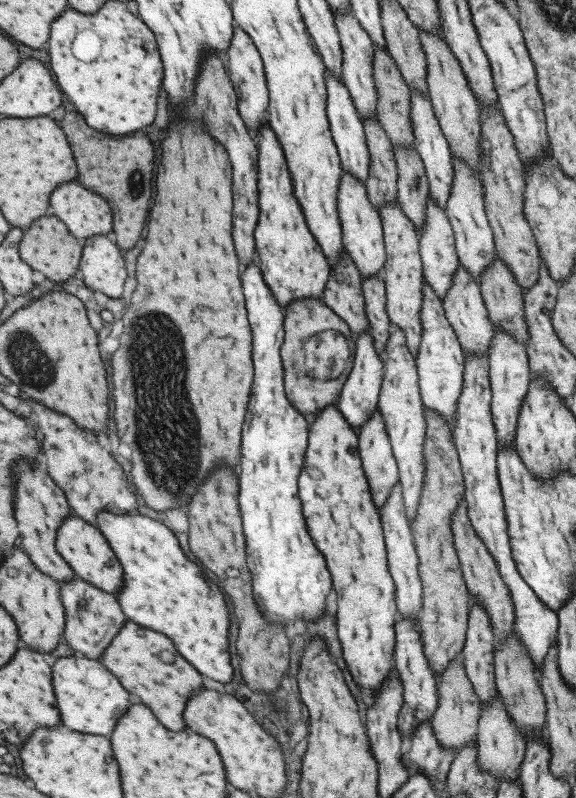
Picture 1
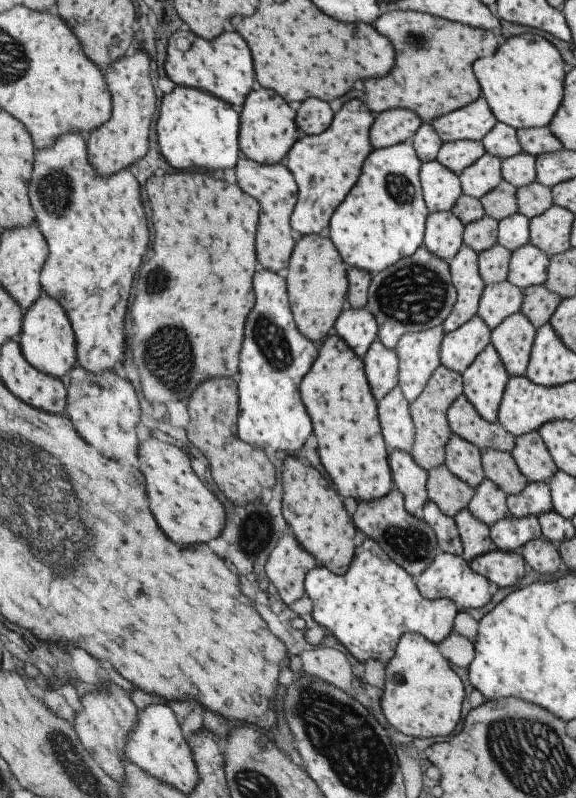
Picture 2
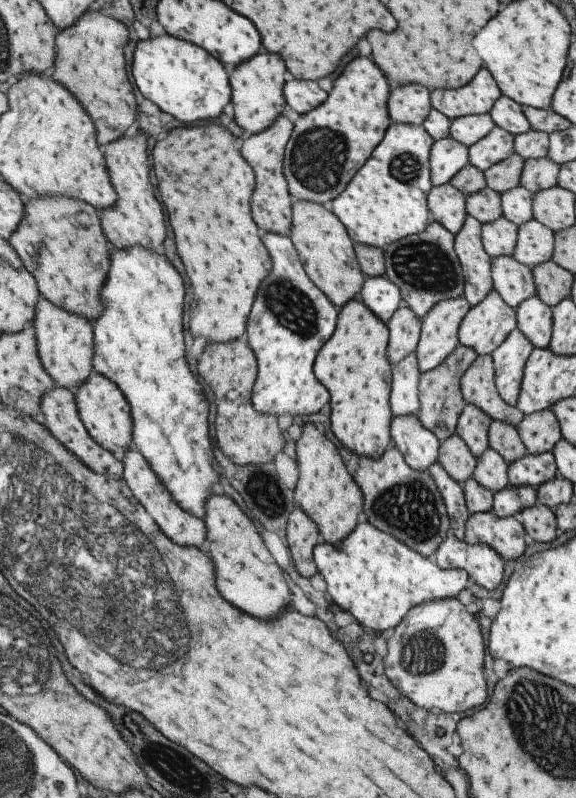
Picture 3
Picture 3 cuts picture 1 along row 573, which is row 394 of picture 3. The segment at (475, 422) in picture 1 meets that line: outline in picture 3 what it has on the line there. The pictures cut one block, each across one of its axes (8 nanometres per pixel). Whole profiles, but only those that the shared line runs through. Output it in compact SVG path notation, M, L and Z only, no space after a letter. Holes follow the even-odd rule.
M515 328L490 354L495 388L503 402L509 403L509 406L517 404L523 367L532 348L529 340Z

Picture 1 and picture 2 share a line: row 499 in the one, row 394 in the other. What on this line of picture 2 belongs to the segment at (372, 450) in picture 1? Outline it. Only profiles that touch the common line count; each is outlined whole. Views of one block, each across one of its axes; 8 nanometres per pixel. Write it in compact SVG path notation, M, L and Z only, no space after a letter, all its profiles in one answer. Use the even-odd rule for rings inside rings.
M376 338L361 359L371 394L378 401L398 384L397 354Z

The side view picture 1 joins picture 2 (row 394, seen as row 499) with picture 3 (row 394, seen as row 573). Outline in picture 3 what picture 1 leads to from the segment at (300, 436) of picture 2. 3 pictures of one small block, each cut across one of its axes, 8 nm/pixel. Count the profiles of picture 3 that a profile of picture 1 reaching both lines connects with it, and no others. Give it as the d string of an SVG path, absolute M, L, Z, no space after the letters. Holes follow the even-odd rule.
M273 232L263 234L261 242L271 256L273 268L257 288L251 318L247 322L247 344L256 362L256 377L251 389L250 402L257 412L275 417L278 414L290 414L292 417L313 414L327 404L327 390L321 386L321 382L317 382L313 374L313 361L323 342L333 334L338 314L332 302L329 302L329 299L307 278L288 235Z

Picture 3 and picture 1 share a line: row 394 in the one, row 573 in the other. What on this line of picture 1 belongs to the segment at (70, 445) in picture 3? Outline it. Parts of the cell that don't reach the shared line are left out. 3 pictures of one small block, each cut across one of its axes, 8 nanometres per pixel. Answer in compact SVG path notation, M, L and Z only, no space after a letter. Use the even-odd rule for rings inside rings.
M23 462L15 464L15 484L17 484L17 488L13 494L15 496L13 518L15 518L15 525L20 534L18 545L39 572L50 576L59 584L71 581L75 578L75 574L61 558L54 545L57 529L60 528L63 519L71 514L63 491L51 482L51 478L45 474L45 470L41 470L35 464L33 464L33 468L29 468L29 464L23 464Z

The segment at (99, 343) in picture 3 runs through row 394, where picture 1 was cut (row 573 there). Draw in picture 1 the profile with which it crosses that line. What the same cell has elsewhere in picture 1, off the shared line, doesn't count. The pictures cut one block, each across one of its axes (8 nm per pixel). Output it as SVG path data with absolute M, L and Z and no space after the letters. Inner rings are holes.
M107 512L95 515L95 527L105 537L109 548L113 551L122 566L121 587L115 594L121 612L126 620L139 626L165 634L178 655L181 655L200 675L207 676L215 682L227 684L231 680L233 668L229 665L227 653L227 608L223 602L223 594L213 592L213 584L203 576L201 568L185 558L181 552L177 538L163 524L140 516L137 512L129 514L113 514Z

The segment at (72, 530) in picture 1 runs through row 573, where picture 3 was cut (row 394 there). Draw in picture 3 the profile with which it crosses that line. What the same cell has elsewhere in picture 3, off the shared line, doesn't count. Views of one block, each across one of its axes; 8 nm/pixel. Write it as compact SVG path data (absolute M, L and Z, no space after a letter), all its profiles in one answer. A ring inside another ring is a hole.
M95 372L89 375L89 378L73 391L75 396L75 406L77 406L77 414L81 420L81 424L89 433L89 436L103 448L110 452L118 461L121 461L125 450L133 447L131 442L131 430L133 430L133 422L129 414L129 404L121 391L109 382L107 378L103 378Z

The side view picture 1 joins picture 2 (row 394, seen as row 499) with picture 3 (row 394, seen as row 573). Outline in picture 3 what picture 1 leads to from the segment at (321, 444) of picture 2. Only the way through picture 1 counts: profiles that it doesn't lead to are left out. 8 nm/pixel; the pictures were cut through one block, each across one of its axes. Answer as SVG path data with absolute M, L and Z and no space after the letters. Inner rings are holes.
M357 298L341 306L333 334L317 351L313 374L329 392L331 432L349 452L381 458L389 444L392 365L387 358L388 328Z

